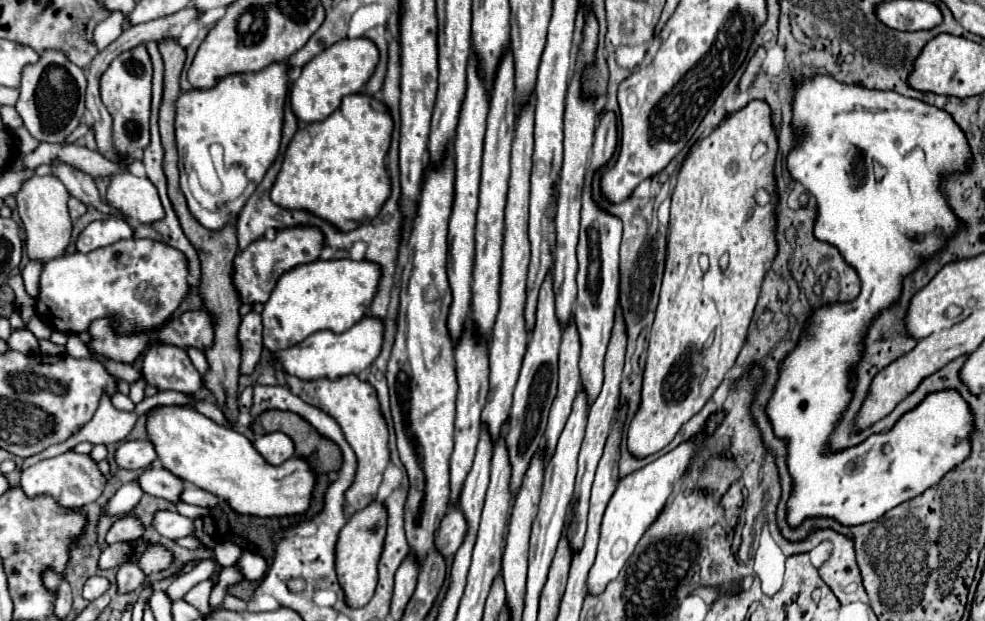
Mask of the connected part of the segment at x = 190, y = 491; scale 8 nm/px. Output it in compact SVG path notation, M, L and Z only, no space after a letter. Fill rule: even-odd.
M186 483L184 487L184 493L180 497L184 503L190 503L190 505L200 505L200 507L214 507L216 505L216 497L212 493L206 493L204 489L192 485L192 483Z

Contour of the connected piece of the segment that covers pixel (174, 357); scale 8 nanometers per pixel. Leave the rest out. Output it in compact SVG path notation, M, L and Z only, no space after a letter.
M152 345L144 355L142 377L158 391L196 393L202 387L200 373L184 349L174 345Z

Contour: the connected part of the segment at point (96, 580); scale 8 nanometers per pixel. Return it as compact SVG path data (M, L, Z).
M96 575L96 577L90 577L88 581L86 581L86 585L84 585L84 599L88 599L88 601L94 601L96 597L100 597L102 593L106 593L110 589L110 581L106 579L106 577L102 577L102 575Z

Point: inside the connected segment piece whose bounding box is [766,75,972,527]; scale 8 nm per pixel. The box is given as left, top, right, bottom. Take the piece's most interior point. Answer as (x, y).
(873, 160)

